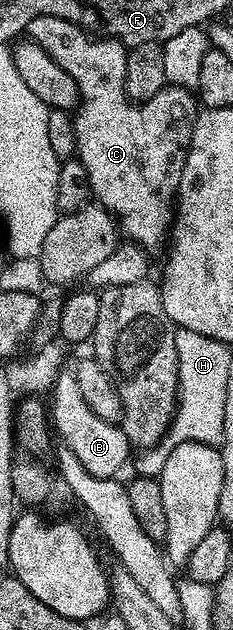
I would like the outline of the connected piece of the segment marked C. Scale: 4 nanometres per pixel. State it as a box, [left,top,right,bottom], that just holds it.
[25,17,201,251]

